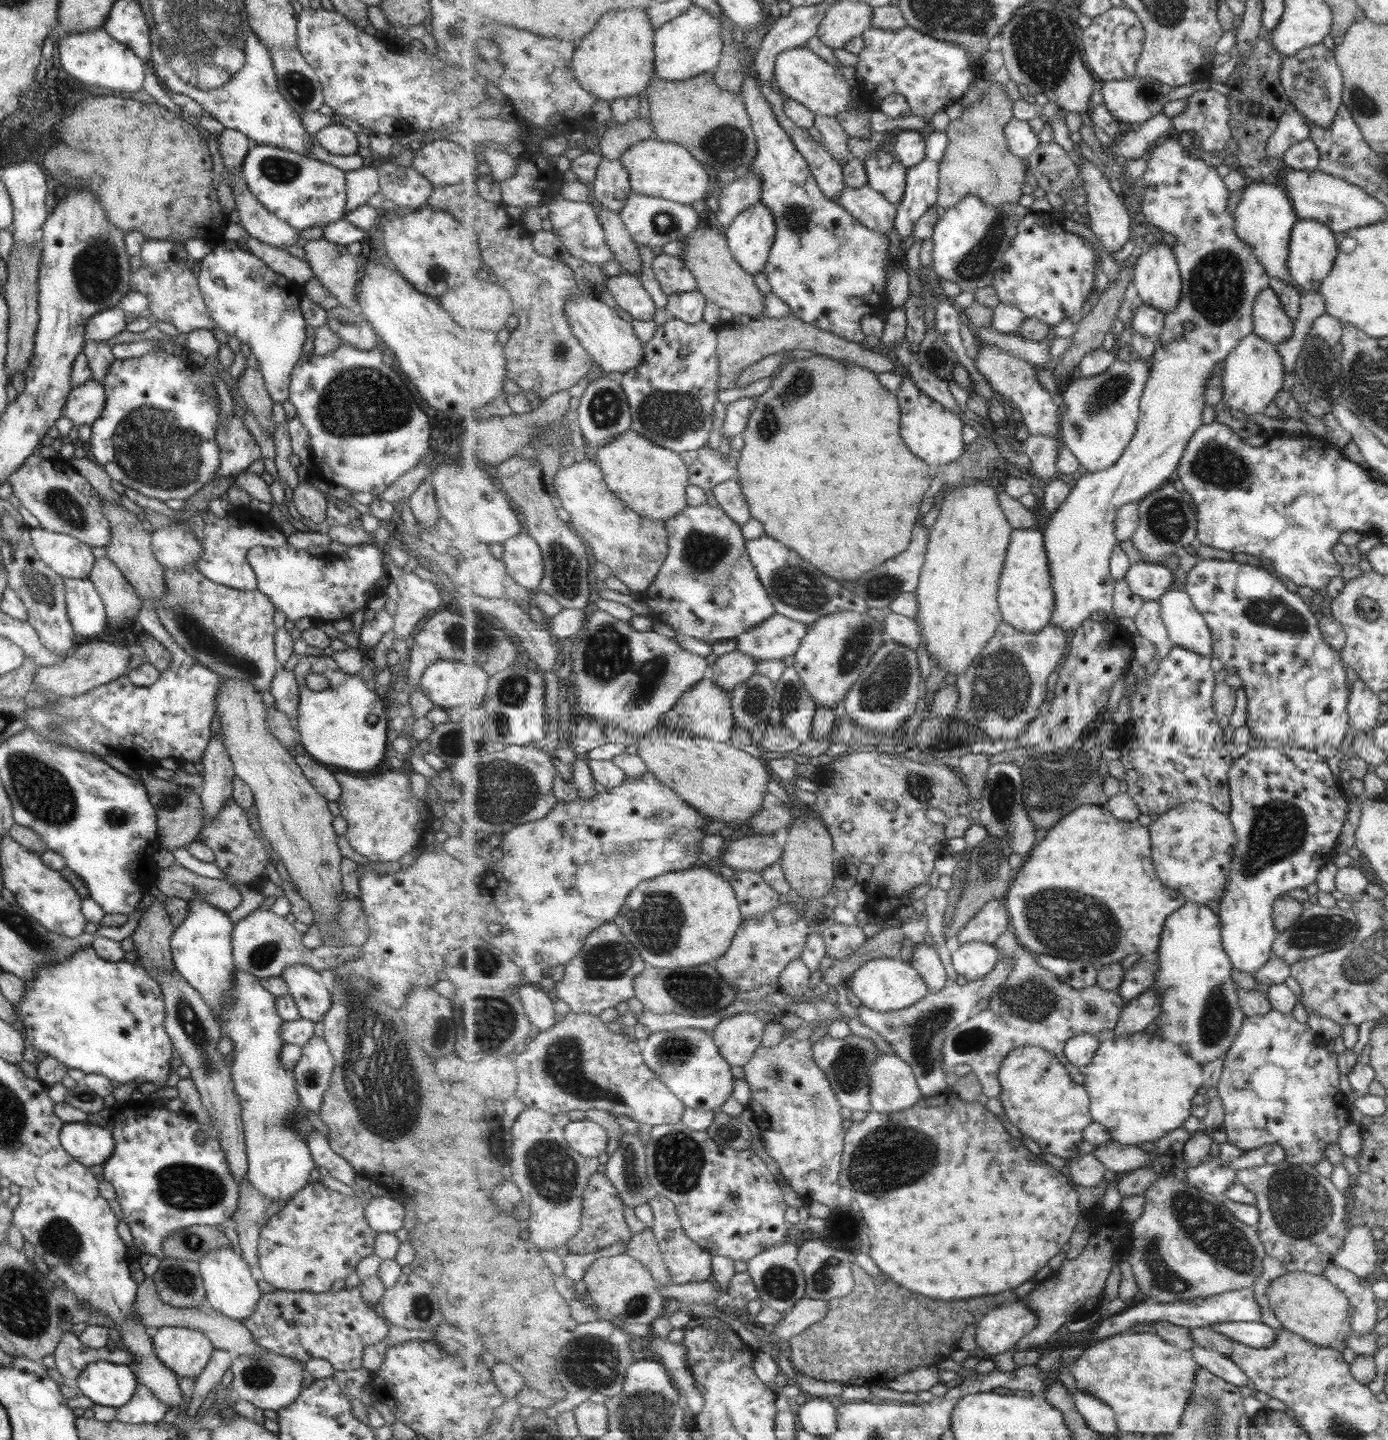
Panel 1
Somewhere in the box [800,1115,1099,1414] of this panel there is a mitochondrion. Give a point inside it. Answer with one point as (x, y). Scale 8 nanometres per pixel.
(877, 1168)

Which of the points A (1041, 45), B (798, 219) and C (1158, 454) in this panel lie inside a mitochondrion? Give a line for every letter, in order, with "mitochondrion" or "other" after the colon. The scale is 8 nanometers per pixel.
A: mitochondrion
B: mitochondrion
C: other

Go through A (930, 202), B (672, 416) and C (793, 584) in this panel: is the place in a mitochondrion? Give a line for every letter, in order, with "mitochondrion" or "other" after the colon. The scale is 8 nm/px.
A: other
B: mitochondrion
C: mitochondrion

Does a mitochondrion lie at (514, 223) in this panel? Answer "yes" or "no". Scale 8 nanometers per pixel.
no

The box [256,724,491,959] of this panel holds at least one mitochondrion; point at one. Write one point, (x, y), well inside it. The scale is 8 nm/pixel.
(454, 743)

